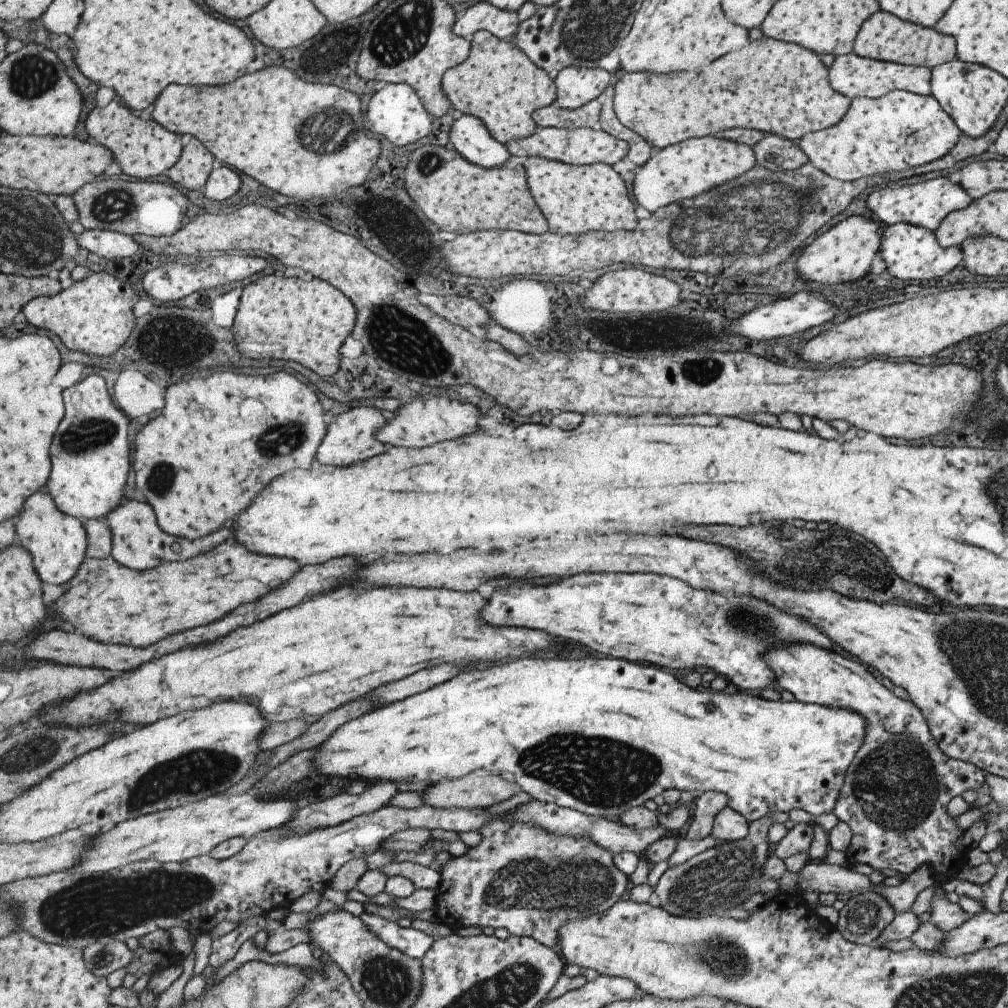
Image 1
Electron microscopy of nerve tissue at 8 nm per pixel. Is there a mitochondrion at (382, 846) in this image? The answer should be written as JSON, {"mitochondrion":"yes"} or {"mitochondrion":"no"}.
{"mitochondrion":"no"}

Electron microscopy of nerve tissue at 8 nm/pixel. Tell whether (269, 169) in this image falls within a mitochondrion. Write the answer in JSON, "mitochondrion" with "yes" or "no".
{"mitochondrion":"no"}

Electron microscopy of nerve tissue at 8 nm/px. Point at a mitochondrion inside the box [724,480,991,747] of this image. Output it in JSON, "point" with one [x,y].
{"point":[860,564]}

